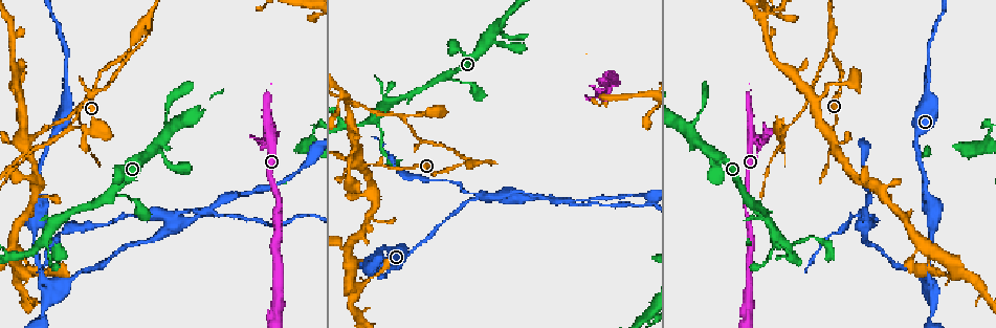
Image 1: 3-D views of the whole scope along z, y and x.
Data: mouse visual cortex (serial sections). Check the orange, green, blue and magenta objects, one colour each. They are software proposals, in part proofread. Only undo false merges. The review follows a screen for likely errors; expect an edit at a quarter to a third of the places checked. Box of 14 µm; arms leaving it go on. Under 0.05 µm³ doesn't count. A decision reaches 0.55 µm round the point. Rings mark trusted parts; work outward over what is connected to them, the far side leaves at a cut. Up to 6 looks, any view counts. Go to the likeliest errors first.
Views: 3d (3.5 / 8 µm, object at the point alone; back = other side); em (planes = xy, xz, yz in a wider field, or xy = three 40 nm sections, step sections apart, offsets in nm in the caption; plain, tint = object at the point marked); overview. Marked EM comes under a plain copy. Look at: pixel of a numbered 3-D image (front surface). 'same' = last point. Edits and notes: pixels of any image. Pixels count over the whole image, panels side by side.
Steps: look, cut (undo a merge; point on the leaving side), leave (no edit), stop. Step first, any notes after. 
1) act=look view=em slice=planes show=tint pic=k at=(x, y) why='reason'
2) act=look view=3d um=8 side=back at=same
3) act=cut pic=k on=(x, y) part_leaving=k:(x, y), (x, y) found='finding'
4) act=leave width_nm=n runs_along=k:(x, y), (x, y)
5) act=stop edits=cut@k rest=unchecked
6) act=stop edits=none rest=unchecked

act=look view=3d um=3.5 pic=1 at=(835, 142) why='sharp bend'

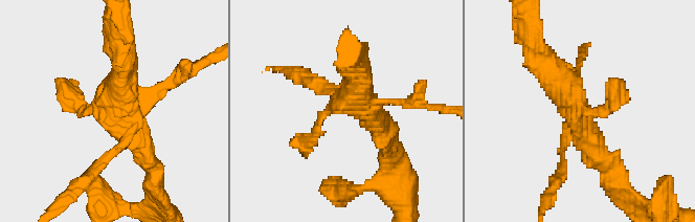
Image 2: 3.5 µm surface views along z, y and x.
act=look view=em slice=xy step=3 show=tint pic=2 at=(129, 112)

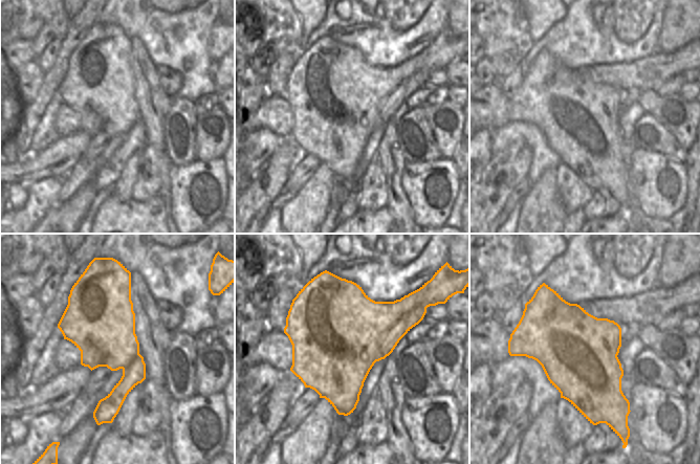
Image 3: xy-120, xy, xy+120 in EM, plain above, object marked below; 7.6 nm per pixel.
act=cut pic=2 on=(147, 161) part_leaving=2:(574, 81), (579, 116), (601, 158) found='two cells meet here'

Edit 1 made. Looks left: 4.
act=look view=3d um=3.5 pic=1 at=(10, 257) why='side arm on a straight run'

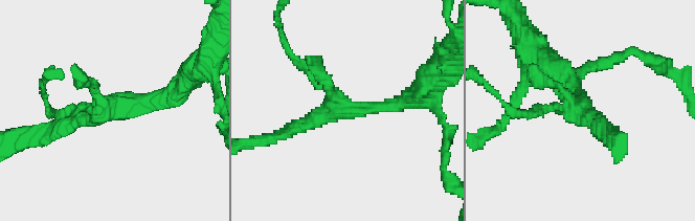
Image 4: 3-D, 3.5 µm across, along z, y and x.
act=look view=em slice=xy step=3 show=tint pic=4 at=(578, 104)

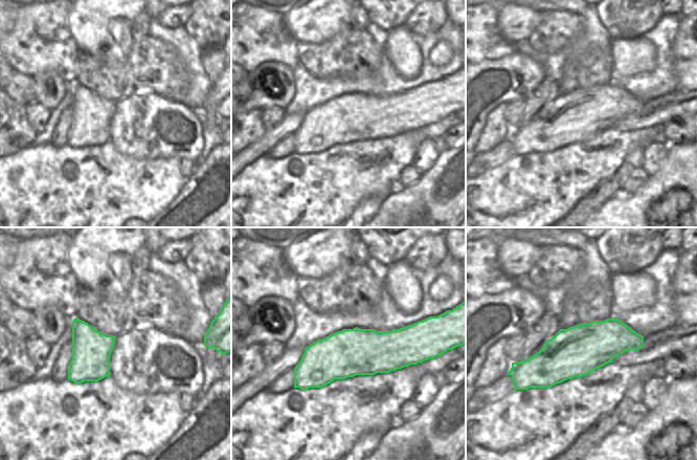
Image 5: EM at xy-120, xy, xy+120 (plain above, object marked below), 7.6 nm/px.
act=look view=em slice=xy step=1 show=tint at=same

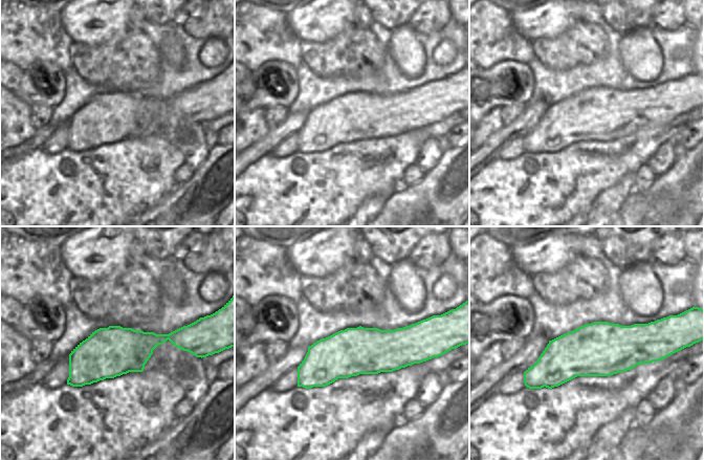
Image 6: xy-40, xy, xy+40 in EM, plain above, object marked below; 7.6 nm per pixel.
act=leave runs_along=4:(410, 100), (345, 108), (310, 59) found='continuous, no second cell'

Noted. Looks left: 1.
act=stop edits=cut@2 rest=unchecked

